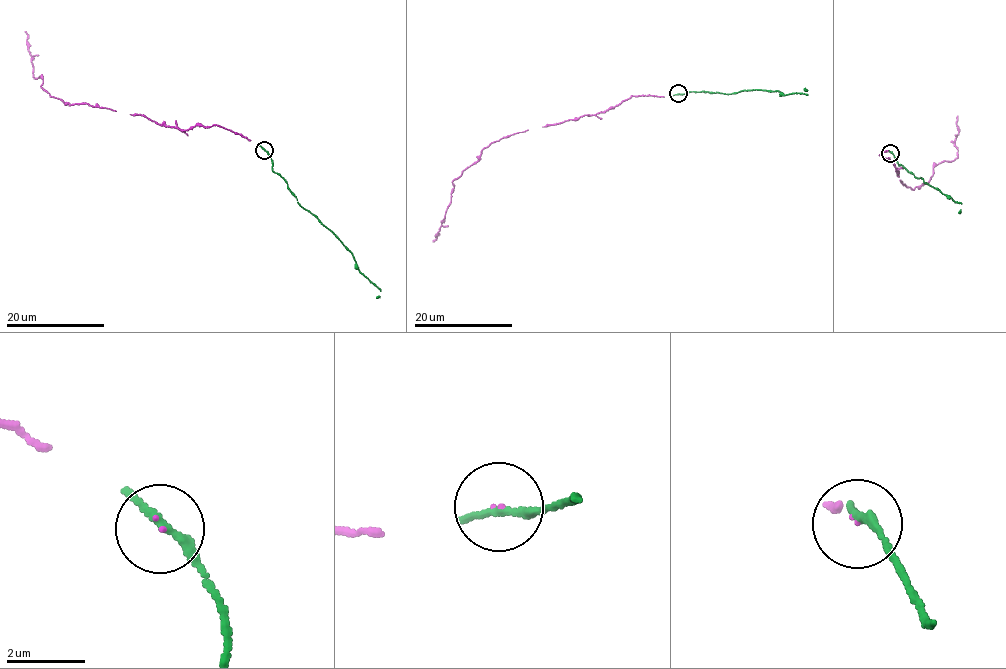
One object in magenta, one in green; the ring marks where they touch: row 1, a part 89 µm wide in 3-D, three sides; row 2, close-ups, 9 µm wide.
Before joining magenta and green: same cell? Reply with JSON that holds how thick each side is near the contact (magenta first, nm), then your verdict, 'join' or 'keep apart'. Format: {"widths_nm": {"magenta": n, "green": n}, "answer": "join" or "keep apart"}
{"widths_nm": {"magenta": 40, "green": 190}, "answer": "join"}

